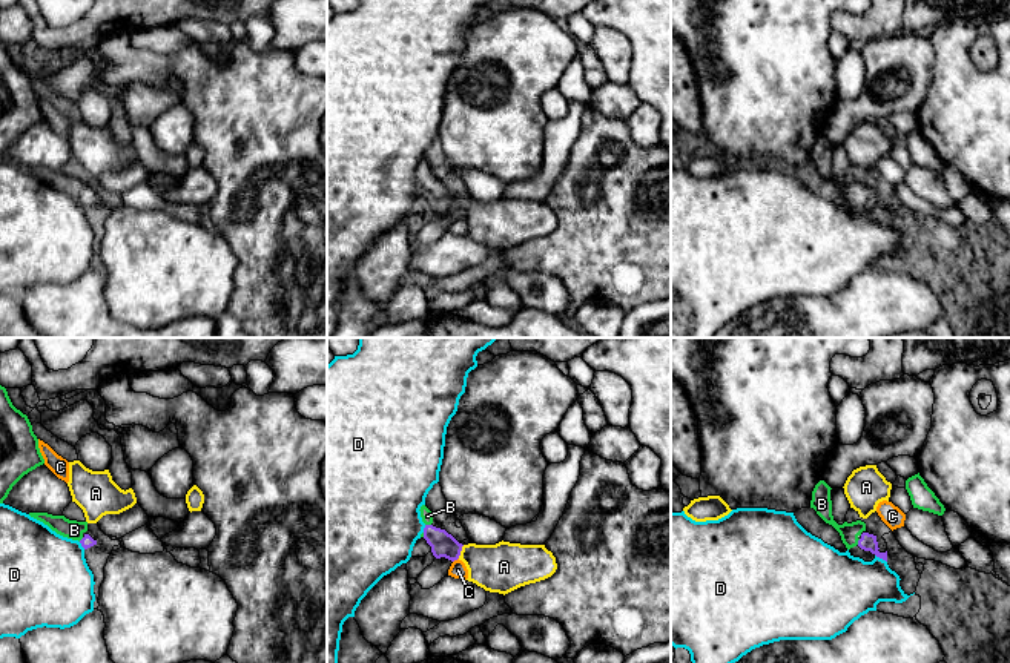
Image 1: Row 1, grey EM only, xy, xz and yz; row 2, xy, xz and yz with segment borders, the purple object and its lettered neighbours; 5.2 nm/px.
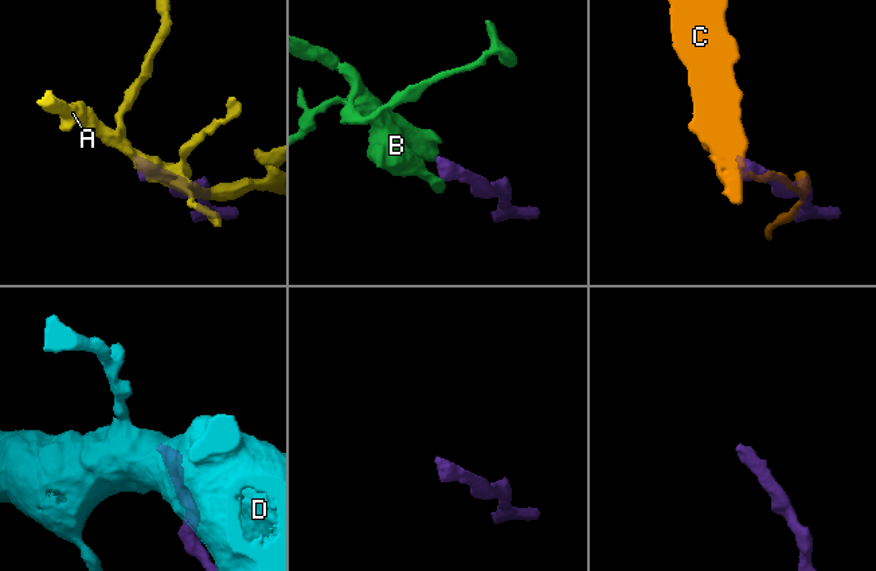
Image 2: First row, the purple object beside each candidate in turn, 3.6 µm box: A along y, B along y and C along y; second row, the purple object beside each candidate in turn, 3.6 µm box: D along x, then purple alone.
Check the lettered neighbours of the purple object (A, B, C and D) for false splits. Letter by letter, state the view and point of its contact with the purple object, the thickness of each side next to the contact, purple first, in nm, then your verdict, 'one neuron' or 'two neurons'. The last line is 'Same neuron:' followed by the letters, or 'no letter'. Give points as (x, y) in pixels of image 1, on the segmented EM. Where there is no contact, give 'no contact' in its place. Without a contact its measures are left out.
A: contact xz (461, 550); calibres 130 and 260 nm; two neurons
B: contact xz (429, 525); calibres 130 and 60 nm; one neuron
C: contact xz (455, 559); calibres 130 and 90 nm; two neurons
D: contact yz (881, 557); calibres 90 and 340 nm; two neurons
Same neuron: B

